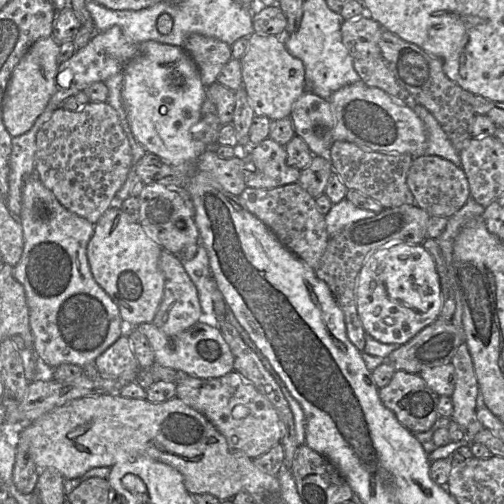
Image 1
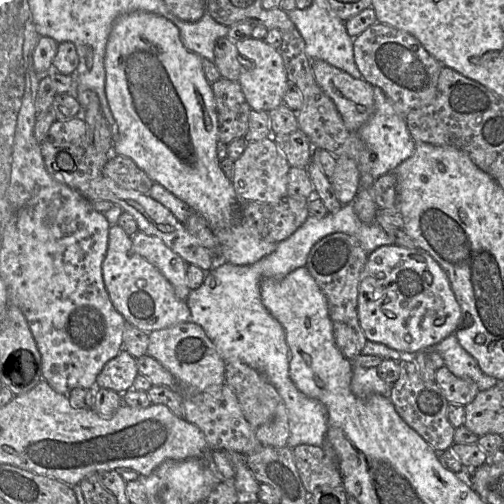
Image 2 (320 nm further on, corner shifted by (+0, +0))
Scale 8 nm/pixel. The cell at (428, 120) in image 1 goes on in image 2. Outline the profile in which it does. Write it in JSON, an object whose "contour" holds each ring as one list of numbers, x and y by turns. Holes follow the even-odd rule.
{"contour":[[374,86,374,111,369,120,356,132,373,155,372,176,379,176,393,171,415,151,416,142,413,140,405,117,400,115,387,99,384,92]]}

